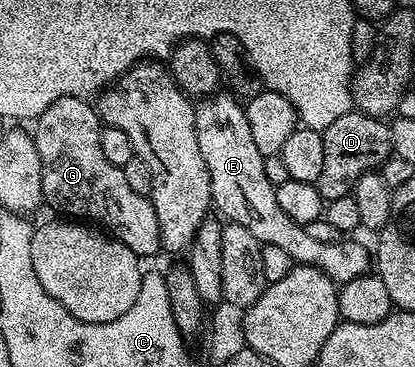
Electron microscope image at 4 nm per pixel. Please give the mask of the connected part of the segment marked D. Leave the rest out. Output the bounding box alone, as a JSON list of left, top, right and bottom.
[316,109,393,201]

